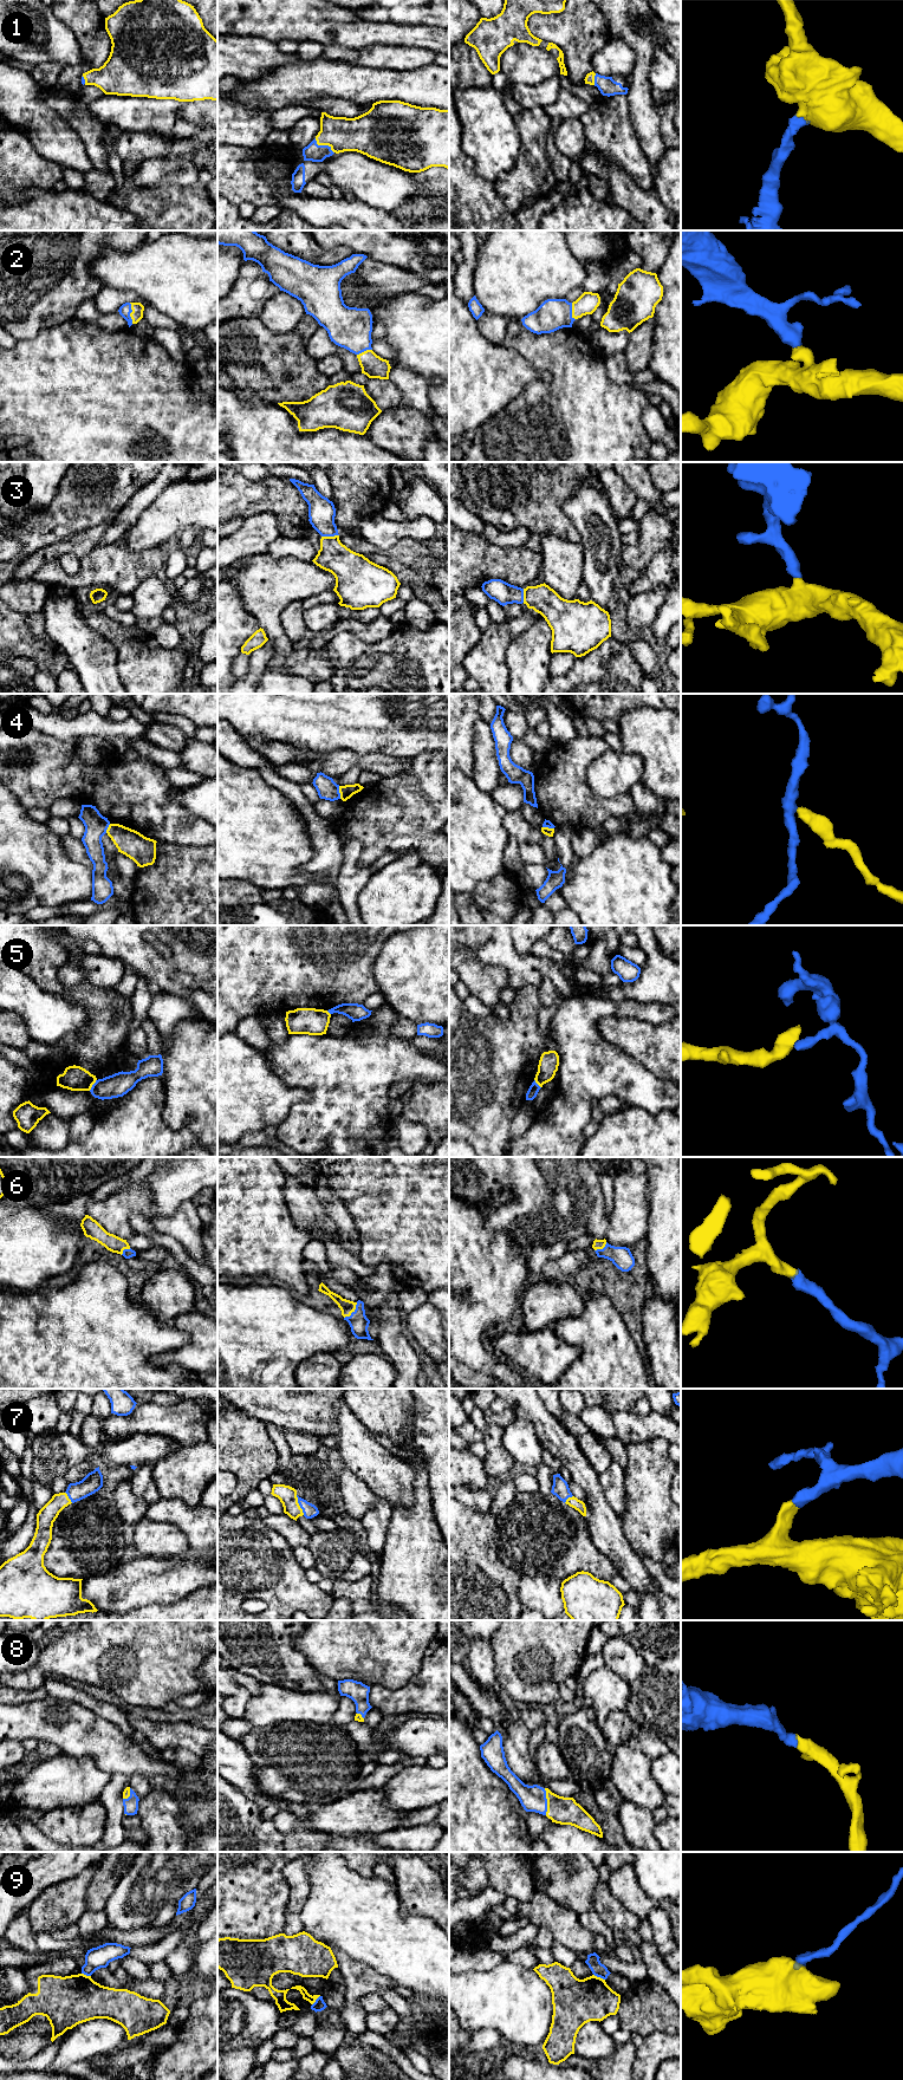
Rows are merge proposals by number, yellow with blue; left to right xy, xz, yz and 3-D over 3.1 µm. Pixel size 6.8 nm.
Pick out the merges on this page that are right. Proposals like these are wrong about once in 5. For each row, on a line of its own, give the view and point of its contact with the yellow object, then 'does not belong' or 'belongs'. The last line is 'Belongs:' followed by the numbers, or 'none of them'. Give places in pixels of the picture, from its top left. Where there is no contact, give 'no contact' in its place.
1: xz (324, 144) | belongs
2: xy (130, 313) | belongs
3: xz (330, 537) | belongs
4: xz (339, 792) | does not belong
5: xy (92, 1084) | does not belong
6: xz (352, 1311) | belongs
7: xz (298, 1505) | belongs
8: yz (547, 1801) | belongs
9: yz (599, 1977) | does not belong
Belongs: 1, 2, 3, 6, 7, 8

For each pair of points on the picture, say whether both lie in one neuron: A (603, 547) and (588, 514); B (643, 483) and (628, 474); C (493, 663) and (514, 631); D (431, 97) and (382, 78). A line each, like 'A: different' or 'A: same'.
A: same
B: same
C: same
D: same

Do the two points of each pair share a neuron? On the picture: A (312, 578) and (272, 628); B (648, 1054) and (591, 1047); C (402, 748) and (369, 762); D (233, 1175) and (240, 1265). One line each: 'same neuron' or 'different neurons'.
A: same neuron
B: different neurons
C: different neurons
D: same neuron

